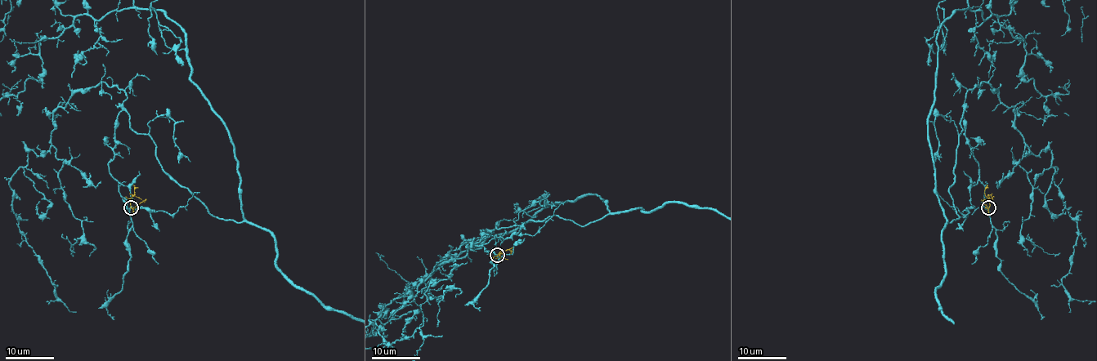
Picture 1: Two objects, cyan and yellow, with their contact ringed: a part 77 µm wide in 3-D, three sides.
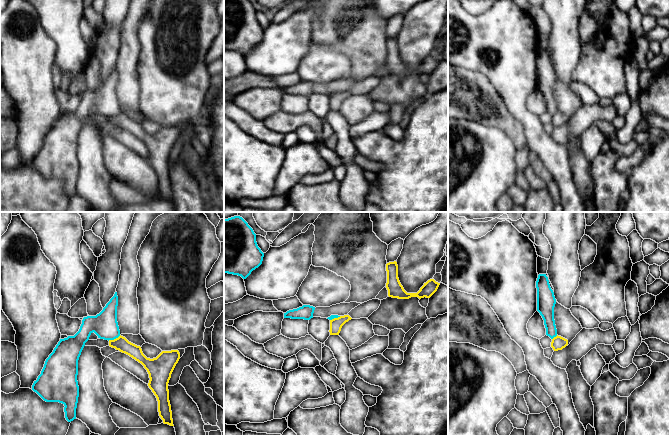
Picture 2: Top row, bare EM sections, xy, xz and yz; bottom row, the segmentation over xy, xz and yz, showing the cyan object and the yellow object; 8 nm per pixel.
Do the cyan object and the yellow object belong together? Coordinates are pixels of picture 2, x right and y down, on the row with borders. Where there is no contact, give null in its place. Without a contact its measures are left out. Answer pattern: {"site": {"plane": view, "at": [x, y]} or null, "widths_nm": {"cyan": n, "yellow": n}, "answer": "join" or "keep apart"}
{"site": {"plane": "xy", "at": [114, 338]}, "widths_nm": {"cyan": 200, "yellow": 110}, "answer": "keep apart"}

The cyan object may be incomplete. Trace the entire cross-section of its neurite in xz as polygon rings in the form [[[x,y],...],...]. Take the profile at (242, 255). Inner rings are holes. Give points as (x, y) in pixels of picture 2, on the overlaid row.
[[[240,216],[224,219],[224,273],[246,279],[263,261],[256,234]]]

